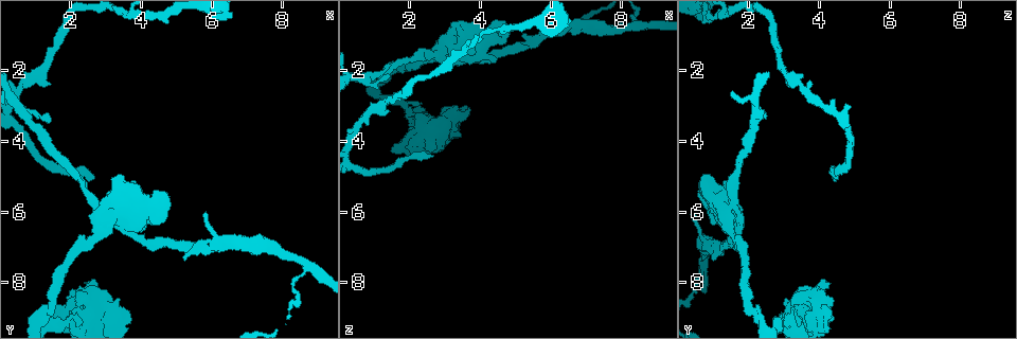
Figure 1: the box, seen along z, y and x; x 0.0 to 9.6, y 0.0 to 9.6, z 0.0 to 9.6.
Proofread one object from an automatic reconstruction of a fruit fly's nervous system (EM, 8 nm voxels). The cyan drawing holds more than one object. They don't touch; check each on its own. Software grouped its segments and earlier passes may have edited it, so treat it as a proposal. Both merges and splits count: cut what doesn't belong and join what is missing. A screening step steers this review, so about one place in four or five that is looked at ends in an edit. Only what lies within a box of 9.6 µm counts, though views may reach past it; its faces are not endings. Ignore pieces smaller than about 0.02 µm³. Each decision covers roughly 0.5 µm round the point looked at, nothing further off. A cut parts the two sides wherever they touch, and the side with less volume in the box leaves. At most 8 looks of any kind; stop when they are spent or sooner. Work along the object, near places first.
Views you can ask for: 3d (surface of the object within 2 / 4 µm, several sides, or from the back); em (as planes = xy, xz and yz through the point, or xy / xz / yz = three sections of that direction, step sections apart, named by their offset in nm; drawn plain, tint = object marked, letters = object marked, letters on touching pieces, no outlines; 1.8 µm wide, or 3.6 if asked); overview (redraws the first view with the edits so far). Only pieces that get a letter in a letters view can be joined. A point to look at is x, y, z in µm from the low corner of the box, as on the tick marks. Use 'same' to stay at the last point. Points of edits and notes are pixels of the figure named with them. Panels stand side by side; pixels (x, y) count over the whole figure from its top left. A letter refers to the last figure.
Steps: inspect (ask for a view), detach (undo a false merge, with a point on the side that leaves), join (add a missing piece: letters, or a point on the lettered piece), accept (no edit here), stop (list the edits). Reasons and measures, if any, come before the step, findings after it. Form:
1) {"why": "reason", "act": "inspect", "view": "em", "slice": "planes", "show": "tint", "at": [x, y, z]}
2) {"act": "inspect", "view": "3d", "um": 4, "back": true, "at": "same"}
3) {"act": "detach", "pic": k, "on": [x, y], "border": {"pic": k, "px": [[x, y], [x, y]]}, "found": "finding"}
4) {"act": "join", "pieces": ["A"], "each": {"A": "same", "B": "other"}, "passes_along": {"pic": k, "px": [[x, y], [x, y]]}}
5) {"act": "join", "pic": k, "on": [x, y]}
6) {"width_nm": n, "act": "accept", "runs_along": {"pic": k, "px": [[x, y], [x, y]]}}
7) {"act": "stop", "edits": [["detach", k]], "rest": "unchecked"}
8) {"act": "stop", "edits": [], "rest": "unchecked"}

{"why": "free end", "act": "inspect", "view": "em", "slice": "yz", "step": 8, "show": "tint", "at": [2.70, 5.00, 4.45]}

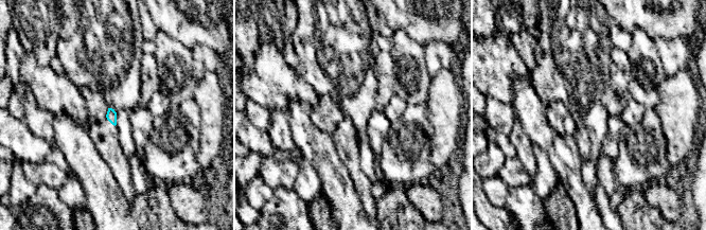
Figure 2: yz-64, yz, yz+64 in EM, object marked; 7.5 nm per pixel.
{"act": "inspect", "view": "em", "slice": "xy", "step": 4, "show": "letters", "at": "same"}

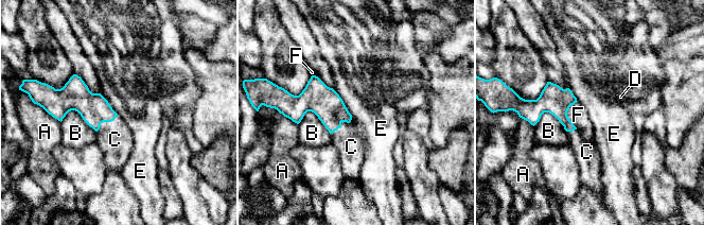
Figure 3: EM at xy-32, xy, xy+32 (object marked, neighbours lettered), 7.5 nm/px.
{"width_nm": 180, "act": "join", "pieces": ["C"], "each": {"A": "other", "B": "other", "C": "same", "D": "other", "E": "other", "F": "other"}, "passes_along": {"pic": 3, "px": [[94, 109], [105, 121], [115, 139]]}, "found": "it goes on there"}

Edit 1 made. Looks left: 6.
{"why": "redraw", "act": "inspect", "view": "overview"}

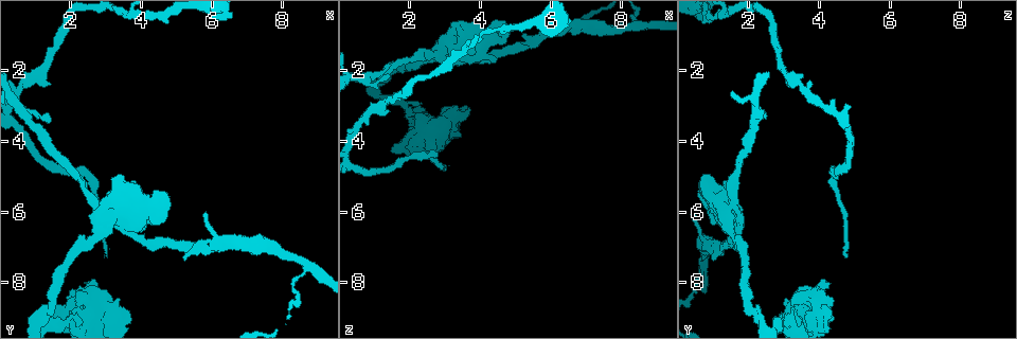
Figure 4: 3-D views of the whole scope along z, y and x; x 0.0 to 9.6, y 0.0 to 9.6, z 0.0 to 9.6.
{"why": "free end", "act": "inspect", "view": "em", "slice": "planes", "show": "letters", "at": [4.70, 6.05, 1.10]}

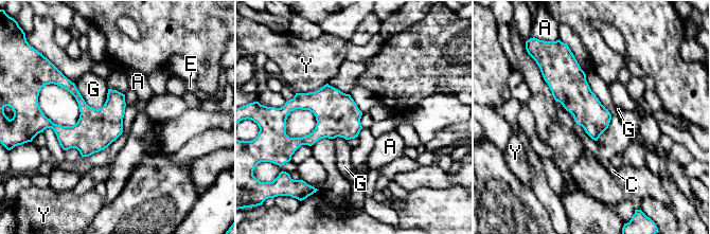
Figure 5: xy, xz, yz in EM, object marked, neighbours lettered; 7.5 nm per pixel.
{"width_nm": 240, "act": "accept", "each": {"A": "other", "C": "other", "E": "other", "G": "other", "Y": "other"}, "border": {"pic": 5, "px": [[73, 83], [88, 105], [104, 105]]}, "found": "no lettered piece goes on from it"}

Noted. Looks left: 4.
{"why": "branch stops here", "act": "inspect", "view": "em", "um": 3.6, "slice": "xz", "step": 8, "show": "letters", "at": [1.45, 2.40, 3.20]}

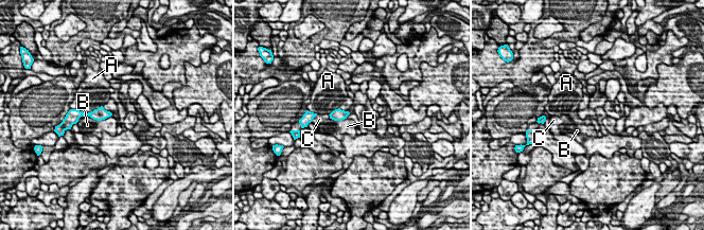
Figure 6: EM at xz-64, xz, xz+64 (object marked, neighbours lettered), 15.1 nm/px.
{"longest_contact_nm": ["B", 360], "act": "accept", "each": {"A": "other", "B": "other", "C": "other"}, "border": {"pic": 6, "px": [[88, 116], [97, 120], [110, 117]]}, "found": "none of them fits"}

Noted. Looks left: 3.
{"act": "stop", "edits": [["join", 3]], "rest": "unchecked"}

